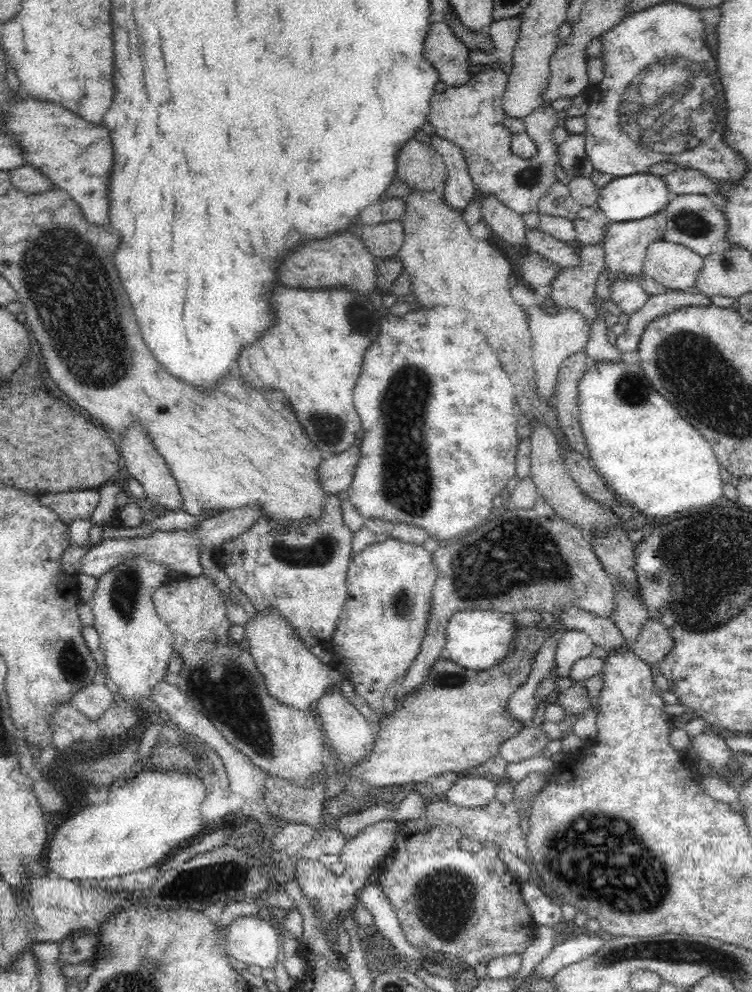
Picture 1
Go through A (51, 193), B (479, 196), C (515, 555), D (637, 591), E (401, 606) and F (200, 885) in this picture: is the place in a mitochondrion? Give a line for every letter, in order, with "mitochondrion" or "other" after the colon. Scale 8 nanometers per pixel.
A: other
B: other
C: mitochondrion
D: other
E: mitochondrion
F: mitochondrion

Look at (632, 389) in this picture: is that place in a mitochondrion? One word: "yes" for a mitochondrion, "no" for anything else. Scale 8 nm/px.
yes

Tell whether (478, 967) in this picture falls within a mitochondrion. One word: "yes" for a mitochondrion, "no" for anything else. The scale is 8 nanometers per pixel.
no

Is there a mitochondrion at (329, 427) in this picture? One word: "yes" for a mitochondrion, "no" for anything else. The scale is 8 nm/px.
yes

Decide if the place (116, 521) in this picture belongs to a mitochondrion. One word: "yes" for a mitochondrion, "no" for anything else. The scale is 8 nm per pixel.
no

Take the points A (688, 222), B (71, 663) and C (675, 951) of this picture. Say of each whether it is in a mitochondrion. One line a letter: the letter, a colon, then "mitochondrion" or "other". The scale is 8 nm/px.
A: mitochondrion
B: mitochondrion
C: mitochondrion

